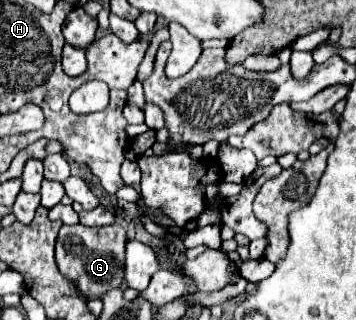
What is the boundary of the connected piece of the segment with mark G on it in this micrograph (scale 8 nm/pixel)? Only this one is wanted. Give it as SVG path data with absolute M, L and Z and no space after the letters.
M82 224L62 226L56 240L58 270L76 284L86 298L102 298L112 288L124 284L124 228L120 224L88 228Z

